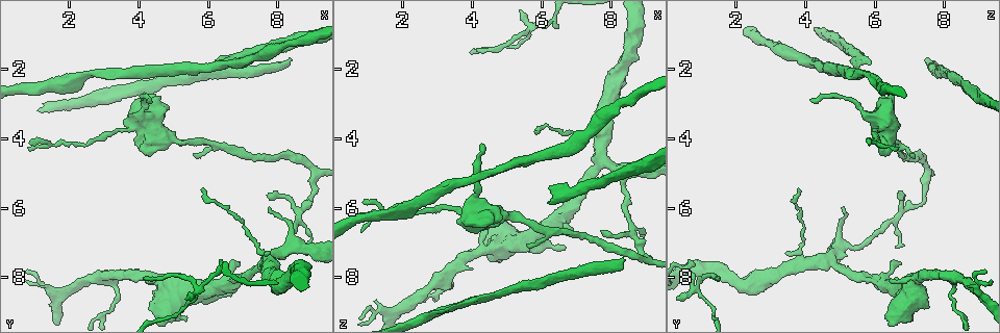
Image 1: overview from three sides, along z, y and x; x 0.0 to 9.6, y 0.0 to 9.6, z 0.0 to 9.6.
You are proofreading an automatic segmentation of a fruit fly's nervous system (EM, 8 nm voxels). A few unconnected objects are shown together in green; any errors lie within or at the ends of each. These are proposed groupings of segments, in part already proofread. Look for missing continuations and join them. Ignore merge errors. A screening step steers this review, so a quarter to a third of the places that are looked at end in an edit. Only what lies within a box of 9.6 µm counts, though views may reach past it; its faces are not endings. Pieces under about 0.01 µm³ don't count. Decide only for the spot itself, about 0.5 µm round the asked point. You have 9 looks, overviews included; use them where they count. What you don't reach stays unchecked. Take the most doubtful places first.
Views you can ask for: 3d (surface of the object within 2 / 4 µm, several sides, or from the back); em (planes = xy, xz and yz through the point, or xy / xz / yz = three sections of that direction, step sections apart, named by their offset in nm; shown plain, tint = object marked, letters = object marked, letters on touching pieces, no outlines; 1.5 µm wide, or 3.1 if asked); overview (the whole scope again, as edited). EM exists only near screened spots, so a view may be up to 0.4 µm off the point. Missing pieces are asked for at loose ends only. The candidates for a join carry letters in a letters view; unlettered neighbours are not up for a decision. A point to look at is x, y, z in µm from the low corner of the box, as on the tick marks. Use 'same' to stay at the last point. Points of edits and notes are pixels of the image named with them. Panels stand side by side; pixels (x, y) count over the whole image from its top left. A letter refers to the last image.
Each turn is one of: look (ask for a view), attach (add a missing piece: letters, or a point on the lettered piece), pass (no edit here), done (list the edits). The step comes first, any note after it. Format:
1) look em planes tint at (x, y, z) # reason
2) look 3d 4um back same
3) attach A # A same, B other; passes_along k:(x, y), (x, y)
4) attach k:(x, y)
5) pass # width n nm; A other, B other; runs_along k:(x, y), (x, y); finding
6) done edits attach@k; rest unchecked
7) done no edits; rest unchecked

look em xz step 4 letters at (8.35, 1.75, 7.50) # an open end

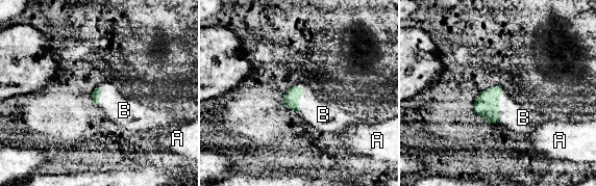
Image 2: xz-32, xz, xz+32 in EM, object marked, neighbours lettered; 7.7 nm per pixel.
look em planes letters same

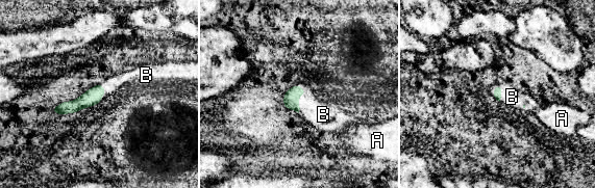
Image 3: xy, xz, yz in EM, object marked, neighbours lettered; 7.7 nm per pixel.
attach B # A other, B same; the neuron continues

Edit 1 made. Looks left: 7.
look 3d 4um at (4.25, 2.85, 4.15) # long arm stops here

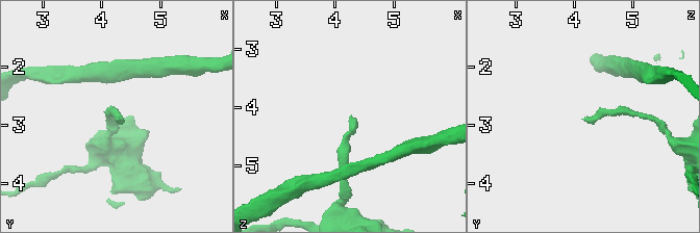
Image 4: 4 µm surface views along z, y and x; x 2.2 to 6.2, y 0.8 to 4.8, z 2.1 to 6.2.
look em yz step 8 letters at (4.30, 2.85, 4.20)

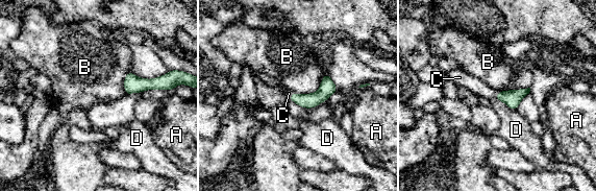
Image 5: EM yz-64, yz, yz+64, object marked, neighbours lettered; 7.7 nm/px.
attach C # A other, B other, C same, D other; it goes on there

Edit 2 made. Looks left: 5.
look 3d 4um at (4.45, 8.10, 6.50)

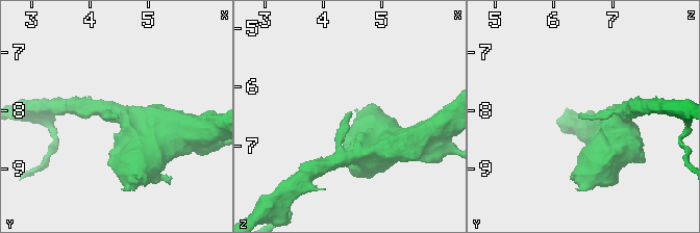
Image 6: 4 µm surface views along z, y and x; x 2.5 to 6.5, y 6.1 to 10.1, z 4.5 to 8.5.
look em xy step 4 plain at (4.50, 8.15, 6.50)

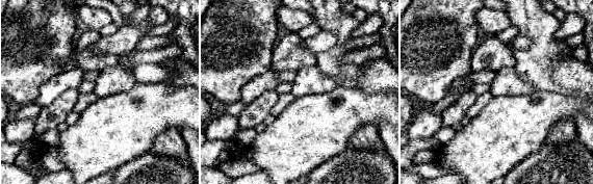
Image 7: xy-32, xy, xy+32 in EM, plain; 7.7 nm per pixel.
look em xy step 4 letters same # what lies round it

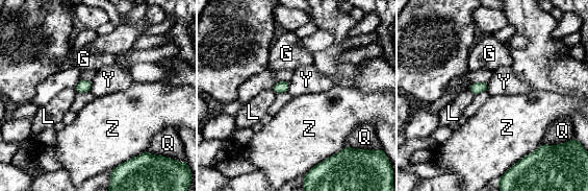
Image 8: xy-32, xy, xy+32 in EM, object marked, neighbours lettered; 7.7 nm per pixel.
pass # longest_contact Z 240 nm; G other, L other, Q other, Y other, Z other; border 8:(90, 80), (91, 91); none of them fits

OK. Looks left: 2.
done edits attach@3, attach@5; rest unchecked

